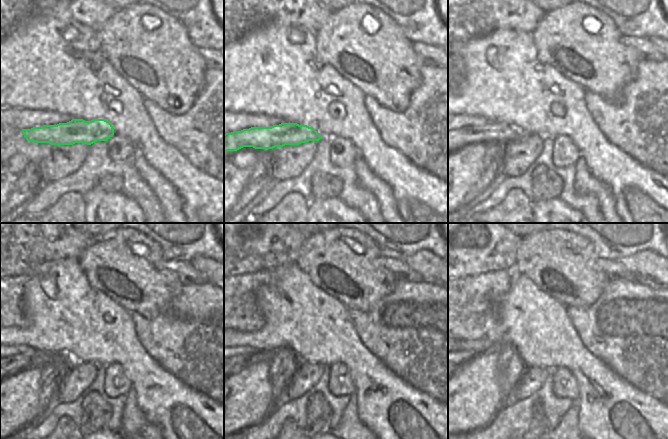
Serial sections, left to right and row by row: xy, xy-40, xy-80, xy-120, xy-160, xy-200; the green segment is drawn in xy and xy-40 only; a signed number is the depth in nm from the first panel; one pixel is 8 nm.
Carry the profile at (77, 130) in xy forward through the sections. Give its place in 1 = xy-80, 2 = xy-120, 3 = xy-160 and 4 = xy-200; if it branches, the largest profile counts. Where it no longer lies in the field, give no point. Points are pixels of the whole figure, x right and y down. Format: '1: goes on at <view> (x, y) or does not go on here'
1: goes on at xy-80 (493, 135)
2: goes on at xy-120 (40, 358)
3: goes on at xy-160 (244, 362)
4: goes on at xy-200 (468, 359)

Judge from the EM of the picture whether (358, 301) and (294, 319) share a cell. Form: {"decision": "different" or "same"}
{"decision": "different"}

